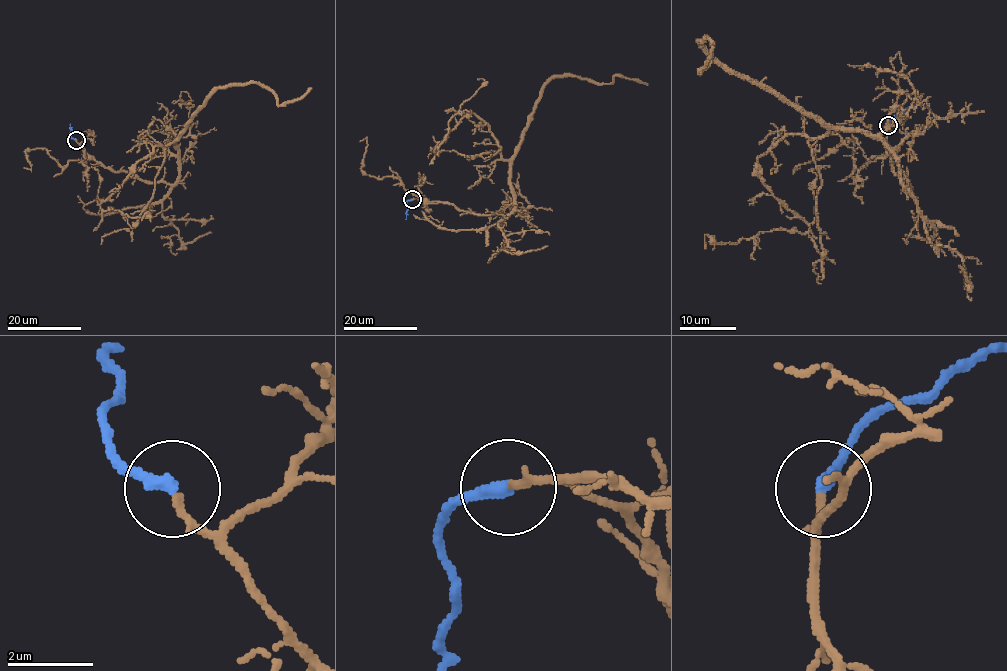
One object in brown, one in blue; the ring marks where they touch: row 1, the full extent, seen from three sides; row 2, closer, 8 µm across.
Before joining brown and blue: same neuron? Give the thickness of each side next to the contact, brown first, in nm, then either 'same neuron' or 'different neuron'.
calibres 170 and 320 nm; same neuron

